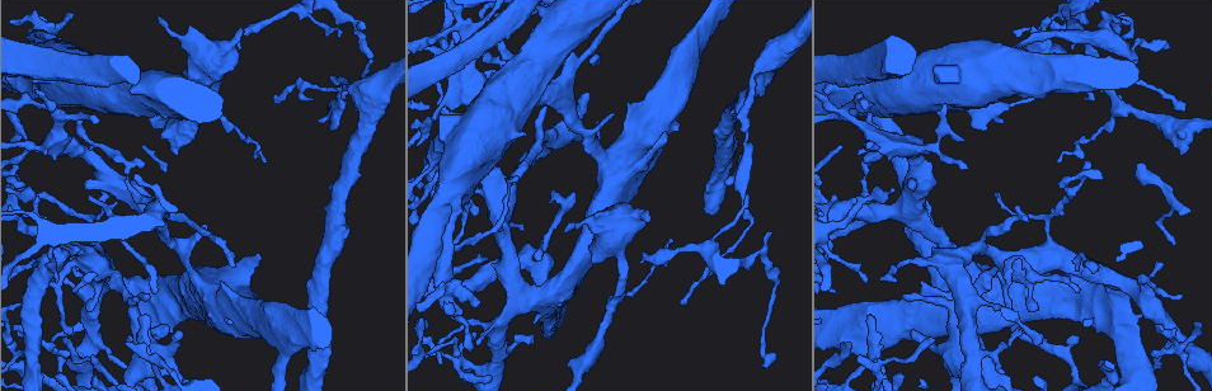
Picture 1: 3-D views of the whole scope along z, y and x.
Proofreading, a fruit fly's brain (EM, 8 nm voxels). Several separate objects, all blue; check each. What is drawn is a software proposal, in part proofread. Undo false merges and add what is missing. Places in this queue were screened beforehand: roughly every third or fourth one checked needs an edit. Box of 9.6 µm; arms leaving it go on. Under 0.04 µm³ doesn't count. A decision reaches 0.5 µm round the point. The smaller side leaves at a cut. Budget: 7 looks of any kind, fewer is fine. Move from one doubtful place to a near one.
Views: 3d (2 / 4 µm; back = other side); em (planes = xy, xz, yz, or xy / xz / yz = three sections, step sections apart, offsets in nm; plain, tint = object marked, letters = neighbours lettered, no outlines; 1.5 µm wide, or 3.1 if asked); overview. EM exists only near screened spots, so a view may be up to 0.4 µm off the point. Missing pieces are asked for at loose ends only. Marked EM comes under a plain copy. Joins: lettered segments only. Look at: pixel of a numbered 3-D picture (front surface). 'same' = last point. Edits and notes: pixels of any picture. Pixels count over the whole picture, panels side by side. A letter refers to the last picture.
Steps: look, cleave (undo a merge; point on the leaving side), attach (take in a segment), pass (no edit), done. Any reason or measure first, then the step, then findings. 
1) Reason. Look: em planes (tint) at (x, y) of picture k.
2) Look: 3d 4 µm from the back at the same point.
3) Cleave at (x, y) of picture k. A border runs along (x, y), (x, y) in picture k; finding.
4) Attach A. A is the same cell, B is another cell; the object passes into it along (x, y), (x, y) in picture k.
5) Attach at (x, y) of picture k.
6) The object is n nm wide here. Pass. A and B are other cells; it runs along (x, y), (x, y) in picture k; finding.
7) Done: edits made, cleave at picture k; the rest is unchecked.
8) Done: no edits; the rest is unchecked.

Calibre changes. Look: 3d 2 µm at (37, 148) of picture 1.

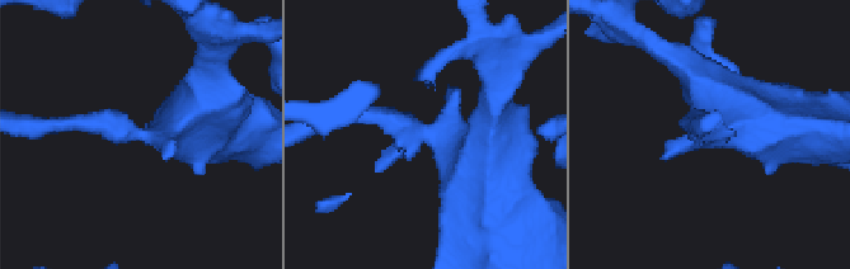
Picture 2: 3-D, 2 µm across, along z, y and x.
Shape alone is not enough. Look: em planes (letters) at (707, 135) of picture 2.

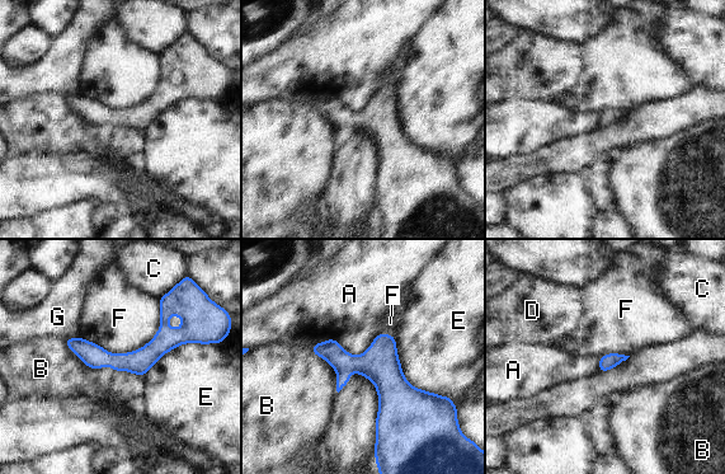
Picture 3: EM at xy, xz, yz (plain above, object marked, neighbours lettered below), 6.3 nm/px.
Pass. A, B, C, D, E, F and G are other cells; a border runs along (160, 303), (135, 350), (79, 336) in picture 3; all the same neuron.

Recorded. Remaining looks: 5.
Look: em planes (letters) at (683, 304) of picture 1.

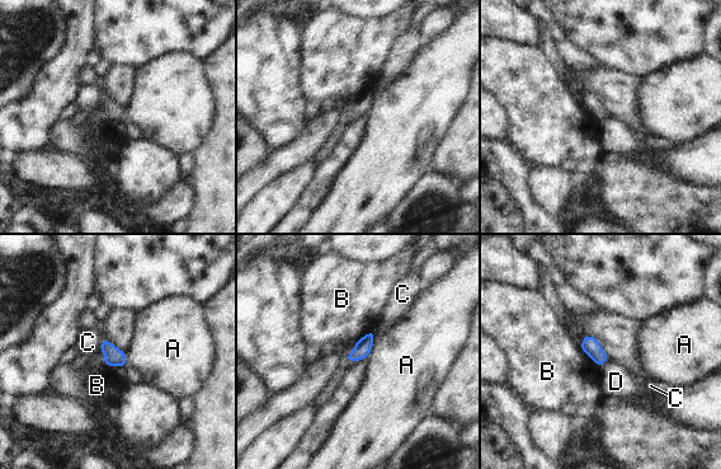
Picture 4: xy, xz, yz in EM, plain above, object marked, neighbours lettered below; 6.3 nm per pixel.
Pass. A, B, C and D are other cells; a border runs along (109, 365), (122, 367) in picture 4; none of them fits.

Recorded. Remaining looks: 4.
Thin end. Look: em xz step 8 (letters) at (366, 27) of picture 1.

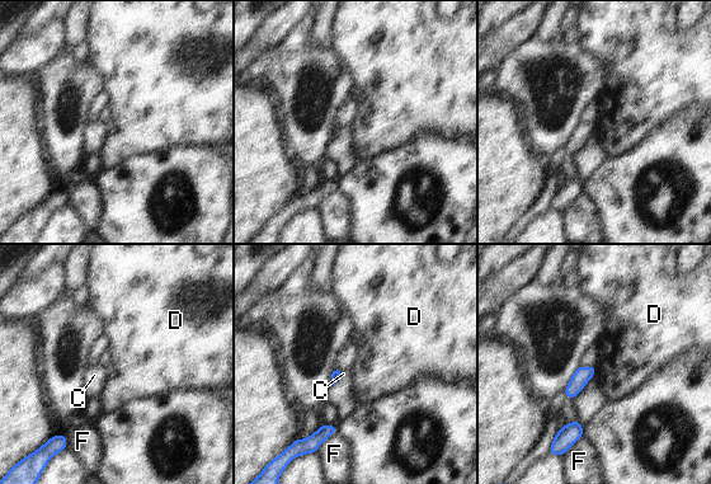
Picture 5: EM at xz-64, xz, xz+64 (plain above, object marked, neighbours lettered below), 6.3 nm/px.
The longest contact is with F, 130 nm. Pass. C, D and F are other cells; a border runs along (596, 365), (593, 376) in picture 5; none of them fits.

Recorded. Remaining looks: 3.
Done: no edits; the rest is unchecked.

